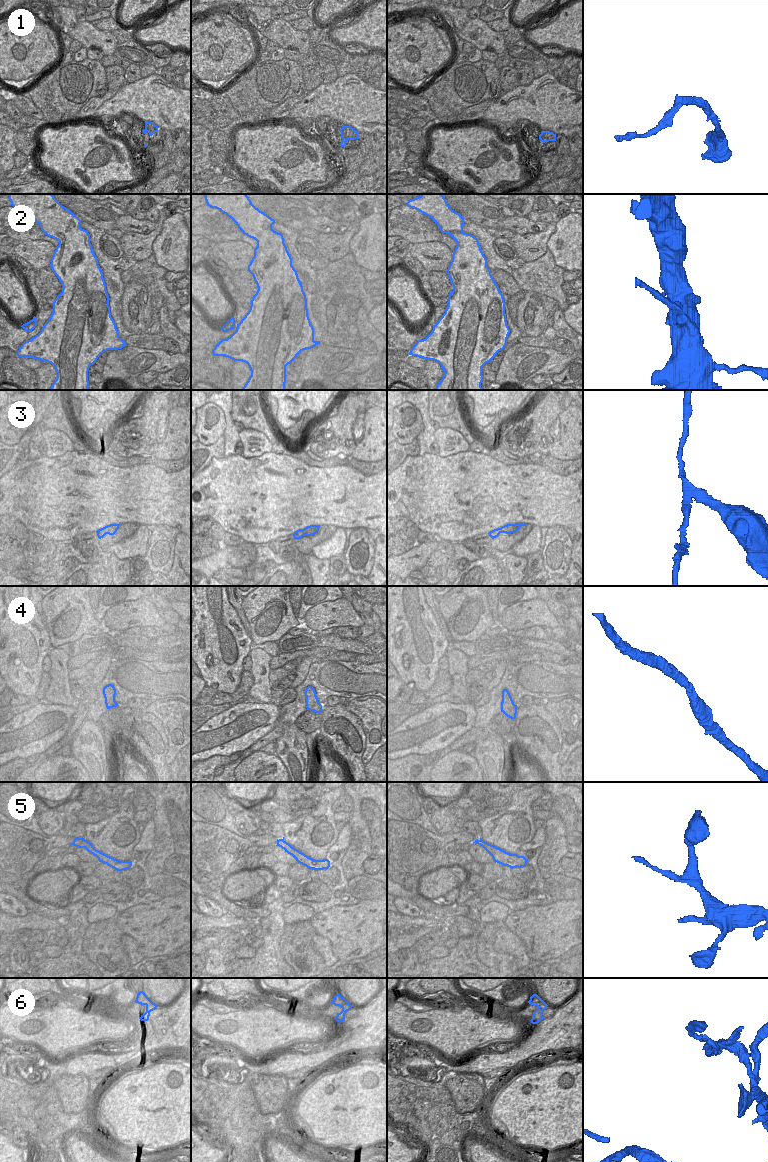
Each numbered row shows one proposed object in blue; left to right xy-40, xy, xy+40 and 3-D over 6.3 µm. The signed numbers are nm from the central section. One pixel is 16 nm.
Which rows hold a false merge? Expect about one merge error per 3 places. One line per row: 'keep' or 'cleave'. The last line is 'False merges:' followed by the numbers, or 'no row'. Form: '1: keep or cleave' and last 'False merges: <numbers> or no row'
1: keep
2: keep
3: cleave
4: keep
5: keep
6: cleave
False merges: 3, 6

